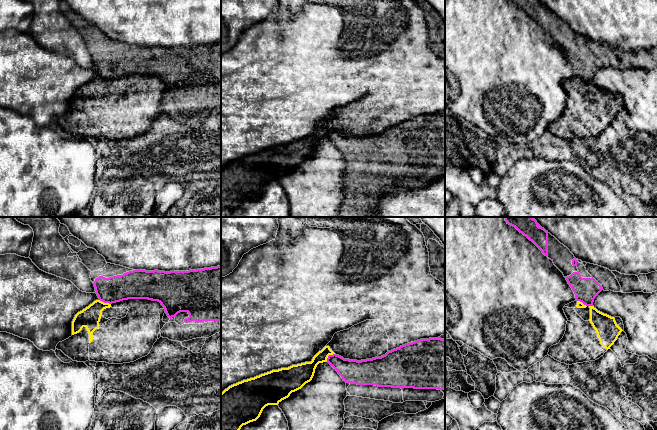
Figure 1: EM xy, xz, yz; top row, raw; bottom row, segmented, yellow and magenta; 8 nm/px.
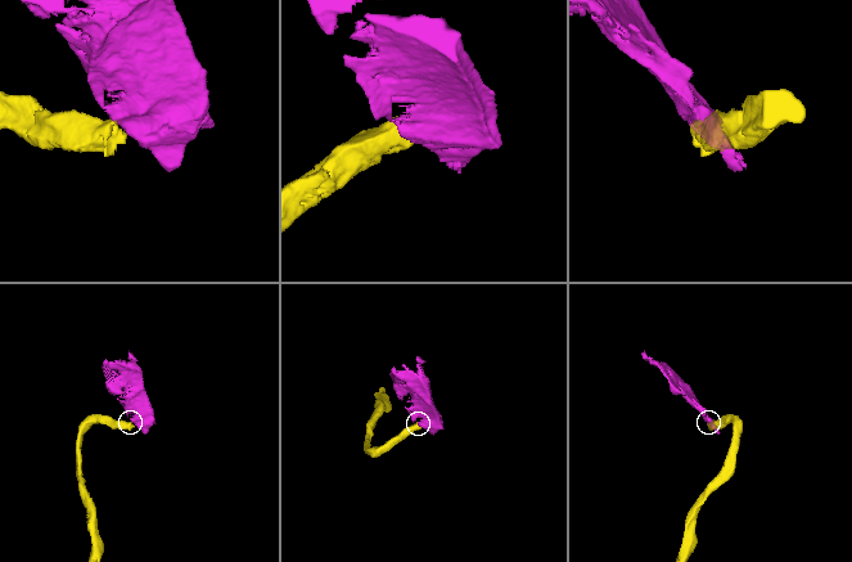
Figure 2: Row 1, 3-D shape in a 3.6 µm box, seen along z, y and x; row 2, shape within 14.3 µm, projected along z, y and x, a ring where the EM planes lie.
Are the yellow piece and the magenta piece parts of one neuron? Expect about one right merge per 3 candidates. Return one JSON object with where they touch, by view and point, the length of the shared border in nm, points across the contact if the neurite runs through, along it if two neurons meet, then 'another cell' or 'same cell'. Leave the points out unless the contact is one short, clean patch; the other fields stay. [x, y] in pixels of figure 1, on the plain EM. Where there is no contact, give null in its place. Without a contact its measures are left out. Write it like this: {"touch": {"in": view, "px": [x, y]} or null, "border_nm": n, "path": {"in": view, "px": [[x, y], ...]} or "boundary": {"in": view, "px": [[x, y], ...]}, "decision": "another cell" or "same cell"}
{"touch": {"in": "xz", "px": [328, 131]}, "border_nm": 100, "boundary": {"in": "xz", "px": [[334, 129], [330, 130], [326, 137]]}, "decision": "another cell"}

